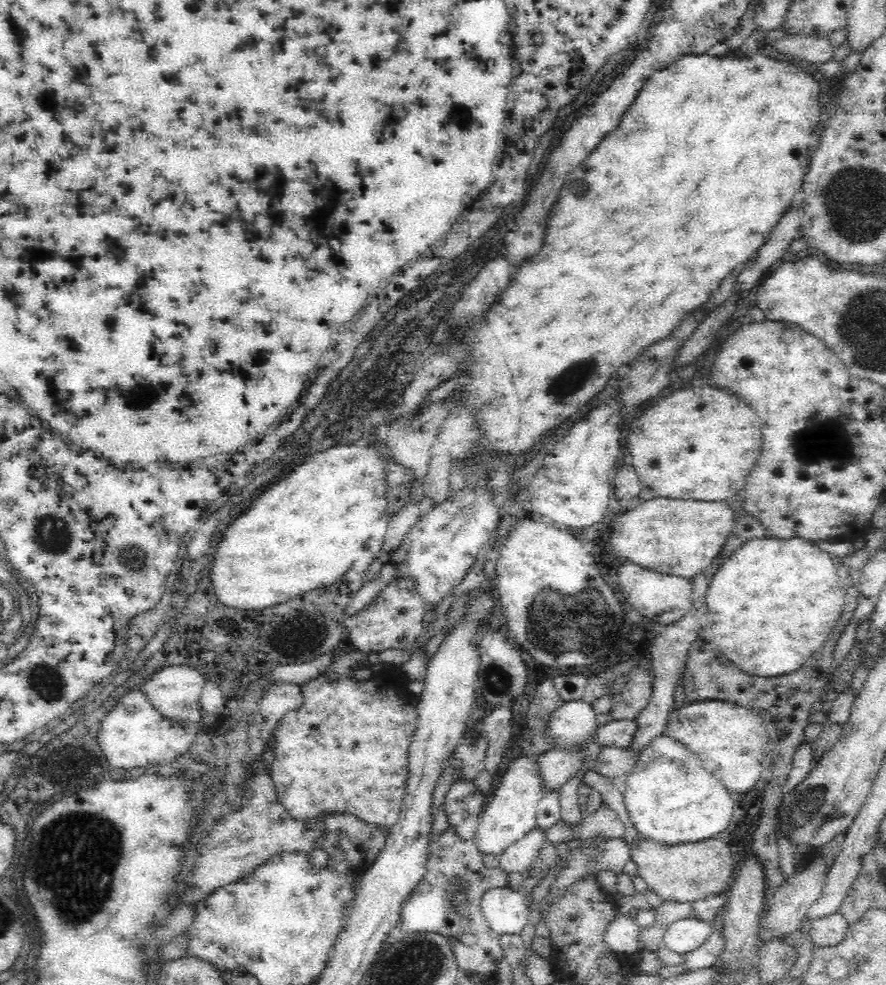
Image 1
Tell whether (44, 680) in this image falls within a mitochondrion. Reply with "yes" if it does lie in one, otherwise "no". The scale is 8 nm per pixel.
yes

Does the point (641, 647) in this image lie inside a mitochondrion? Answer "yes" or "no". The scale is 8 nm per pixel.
no

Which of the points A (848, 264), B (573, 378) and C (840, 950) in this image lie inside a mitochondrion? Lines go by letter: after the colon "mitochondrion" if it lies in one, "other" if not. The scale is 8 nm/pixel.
A: other
B: mitochondrion
C: other

